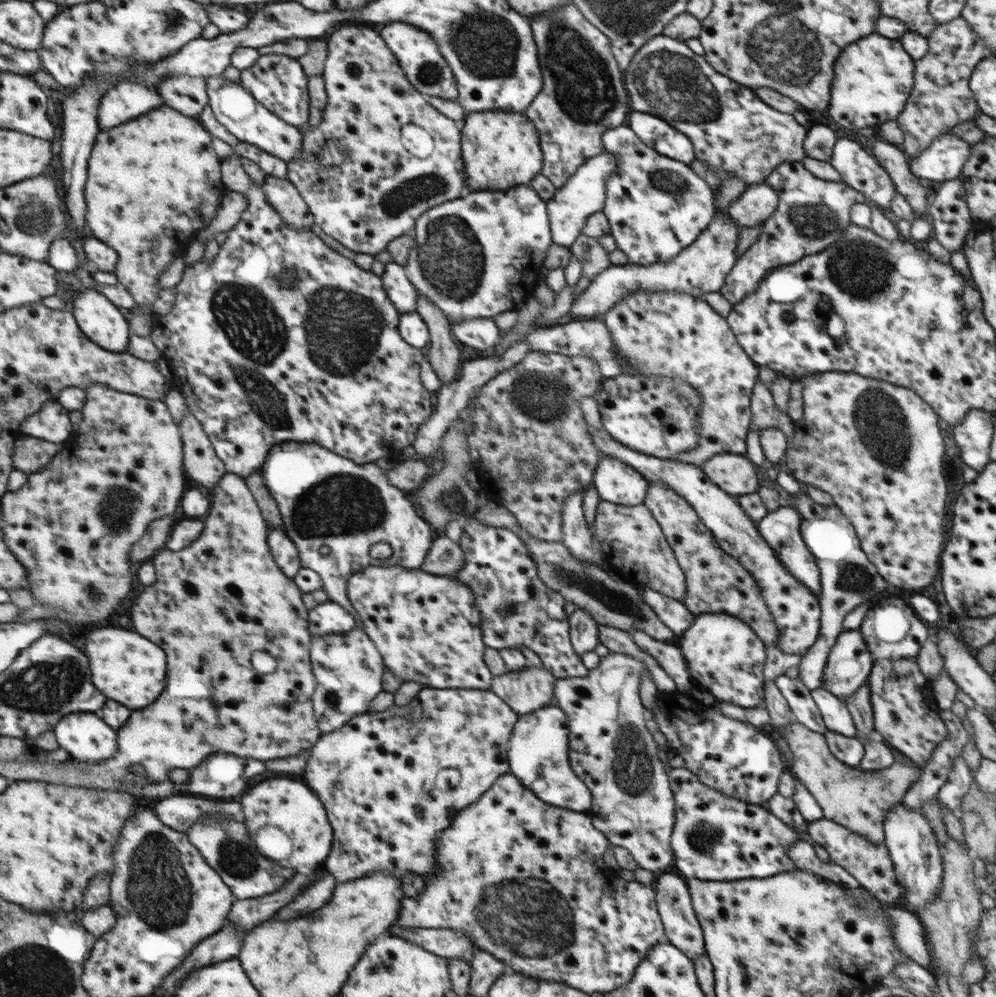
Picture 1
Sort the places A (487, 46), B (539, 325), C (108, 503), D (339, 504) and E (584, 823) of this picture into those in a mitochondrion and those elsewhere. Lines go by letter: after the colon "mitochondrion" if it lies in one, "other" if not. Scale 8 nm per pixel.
A: mitochondrion
B: other
C: mitochondrion
D: mitochondrion
E: other

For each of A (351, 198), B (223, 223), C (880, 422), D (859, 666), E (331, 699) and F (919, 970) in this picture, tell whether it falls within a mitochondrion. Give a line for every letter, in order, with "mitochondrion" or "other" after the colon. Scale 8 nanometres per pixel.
A: other
B: other
C: mitochondrion
D: other
E: mitochondrion
F: other

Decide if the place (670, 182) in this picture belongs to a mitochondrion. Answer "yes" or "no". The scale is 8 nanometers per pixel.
yes

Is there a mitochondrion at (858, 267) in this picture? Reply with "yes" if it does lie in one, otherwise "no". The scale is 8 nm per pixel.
yes

